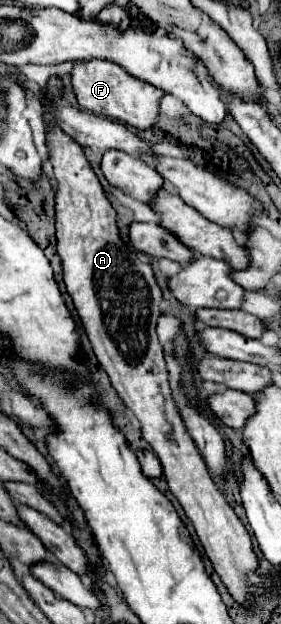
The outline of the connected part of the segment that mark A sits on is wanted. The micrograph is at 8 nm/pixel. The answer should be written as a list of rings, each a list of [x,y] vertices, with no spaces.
[[[45,120],[47,126],[47,148],[49,148],[49,162],[53,164],[55,178],[57,178],[57,194],[55,194],[55,210],[57,210],[57,254],[63,262],[63,282],[67,286],[67,294],[73,298],[73,304],[79,312],[81,324],[89,336],[89,342],[93,346],[93,352],[99,360],[99,364],[105,368],[113,388],[117,390],[123,404],[133,412],[133,416],[141,424],[143,438],[149,442],[153,452],[157,454],[163,476],[169,484],[171,494],[179,500],[183,506],[187,518],[193,522],[195,532],[209,556],[209,560],[215,566],[215,572],[221,576],[223,584],[229,586],[231,596],[237,602],[247,602],[247,572],[253,572],[257,568],[257,558],[251,548],[251,538],[233,512],[233,508],[227,504],[225,496],[219,492],[219,488],[213,484],[205,462],[201,460],[201,454],[197,446],[193,444],[189,432],[185,430],[185,424],[181,420],[181,414],[175,406],[171,384],[169,384],[169,372],[165,362],[163,346],[157,338],[157,318],[161,316],[161,290],[155,282],[149,256],[139,254],[131,248],[127,248],[117,230],[115,210],[111,202],[105,198],[103,186],[99,184],[95,172],[91,170],[81,146],[69,138],[61,128],[57,128],[51,120]]]

